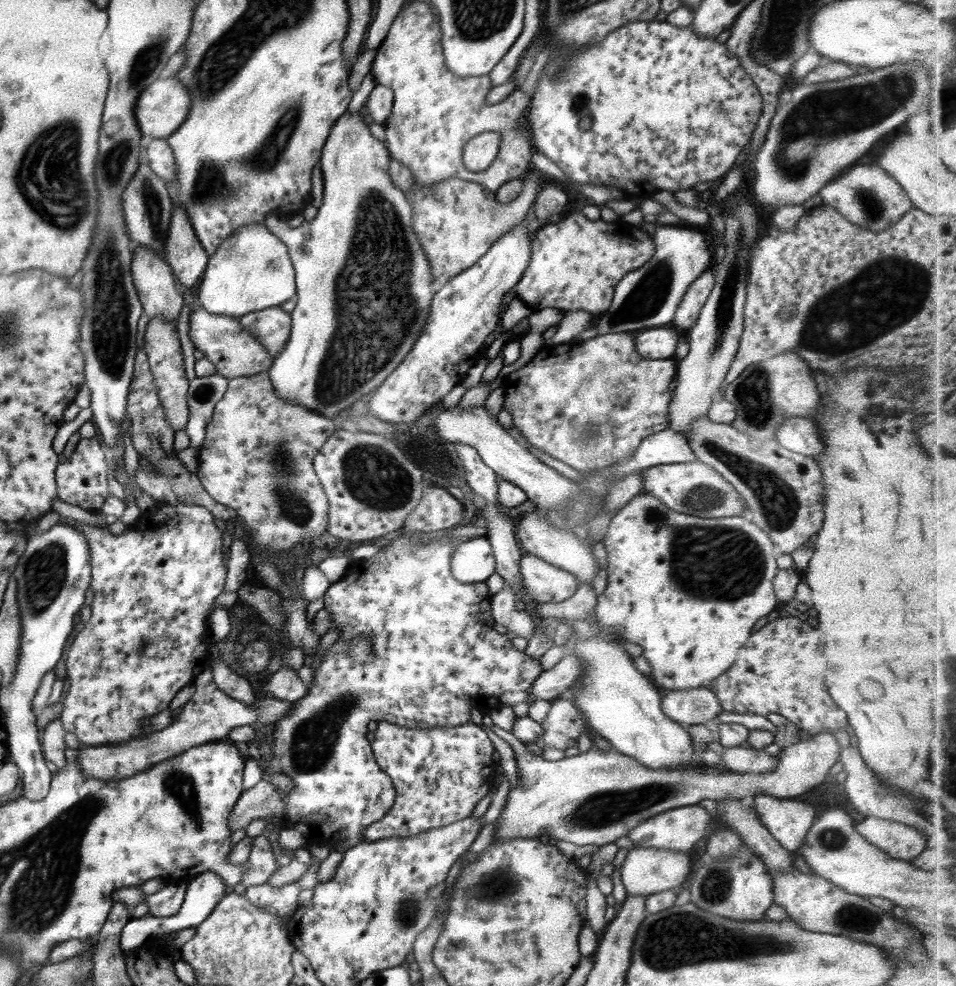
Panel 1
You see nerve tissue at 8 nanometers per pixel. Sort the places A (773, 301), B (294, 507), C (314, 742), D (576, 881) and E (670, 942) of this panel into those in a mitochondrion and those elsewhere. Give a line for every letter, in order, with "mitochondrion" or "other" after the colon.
A: other
B: mitochondrion
C: mitochondrion
D: other
E: mitochondrion

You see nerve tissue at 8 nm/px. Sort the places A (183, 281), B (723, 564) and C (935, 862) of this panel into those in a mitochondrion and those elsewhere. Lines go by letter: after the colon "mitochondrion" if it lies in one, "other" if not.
A: other
B: mitochondrion
C: other

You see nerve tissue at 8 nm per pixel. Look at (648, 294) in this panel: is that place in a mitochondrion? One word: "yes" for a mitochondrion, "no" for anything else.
yes

